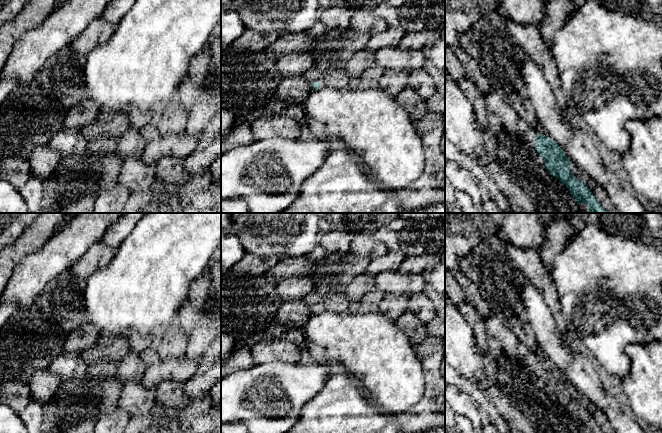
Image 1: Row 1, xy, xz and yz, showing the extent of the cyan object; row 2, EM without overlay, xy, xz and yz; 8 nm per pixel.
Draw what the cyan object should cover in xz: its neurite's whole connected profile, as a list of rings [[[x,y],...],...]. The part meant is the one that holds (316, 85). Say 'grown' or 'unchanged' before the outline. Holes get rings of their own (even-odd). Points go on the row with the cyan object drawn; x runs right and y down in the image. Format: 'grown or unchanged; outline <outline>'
grown; outline [[[313,67],[304,74],[306,79],[313,81],[313,90],[317,90],[320,85],[335,88],[348,88],[350,77],[345,68],[338,70],[321,70]]]

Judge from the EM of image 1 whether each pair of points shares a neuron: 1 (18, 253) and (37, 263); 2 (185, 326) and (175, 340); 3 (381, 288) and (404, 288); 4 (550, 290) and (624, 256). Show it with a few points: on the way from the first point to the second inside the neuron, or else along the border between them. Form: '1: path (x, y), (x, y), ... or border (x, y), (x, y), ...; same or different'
1: border (44, 242), (30, 252), (11, 275); different
2: border (174, 322), (176, 327), (187, 338); different
3: path (387, 288), (398, 288); same
4: border (548, 271), (556, 288), (561, 310); different

